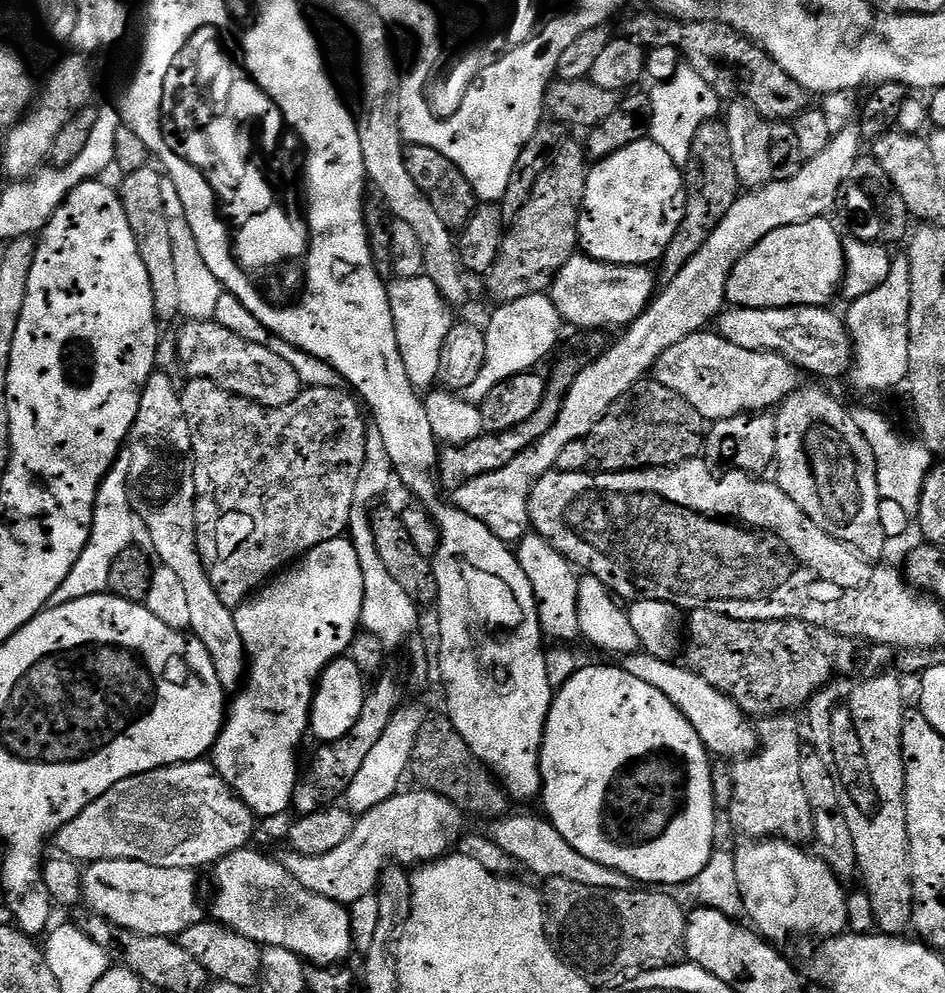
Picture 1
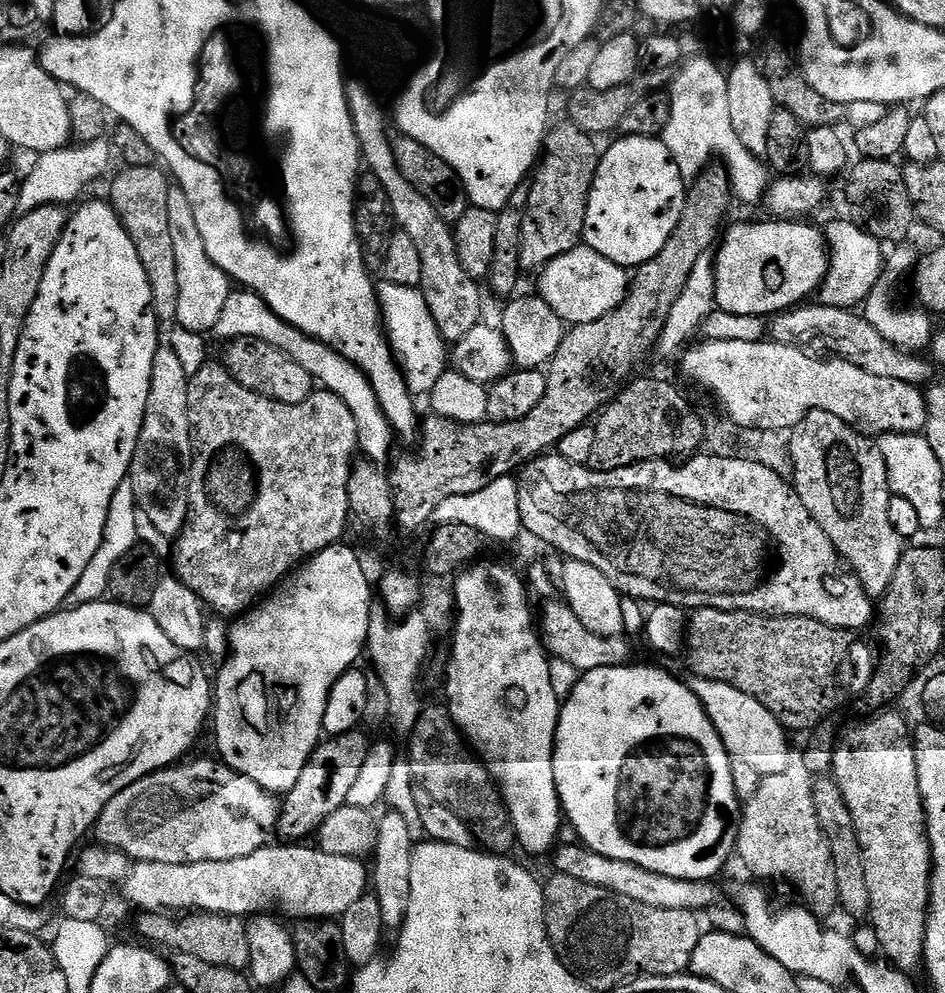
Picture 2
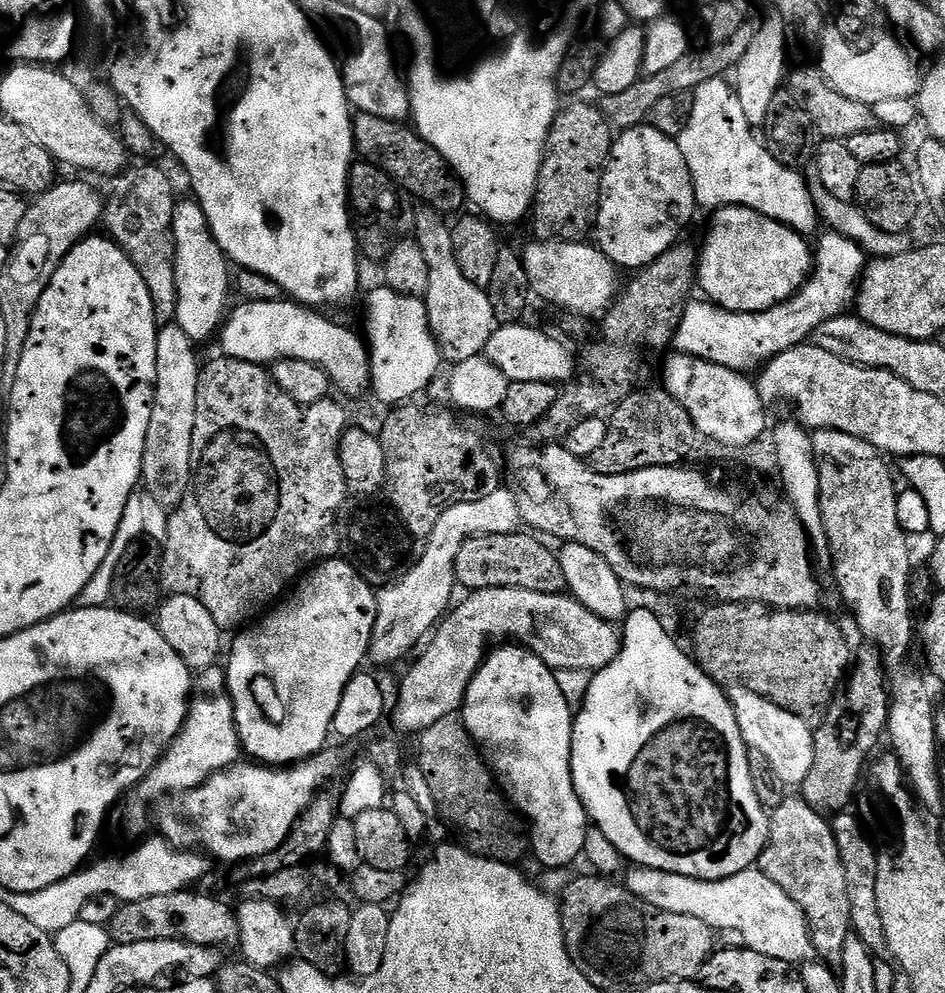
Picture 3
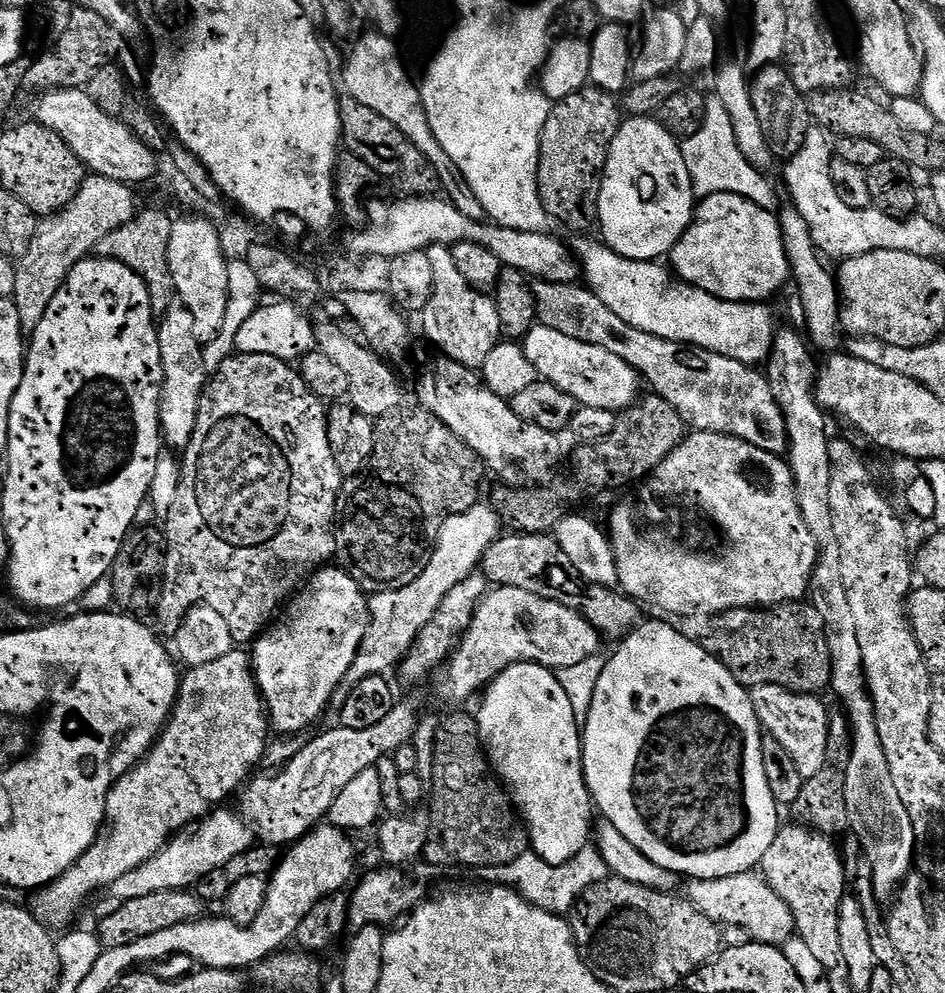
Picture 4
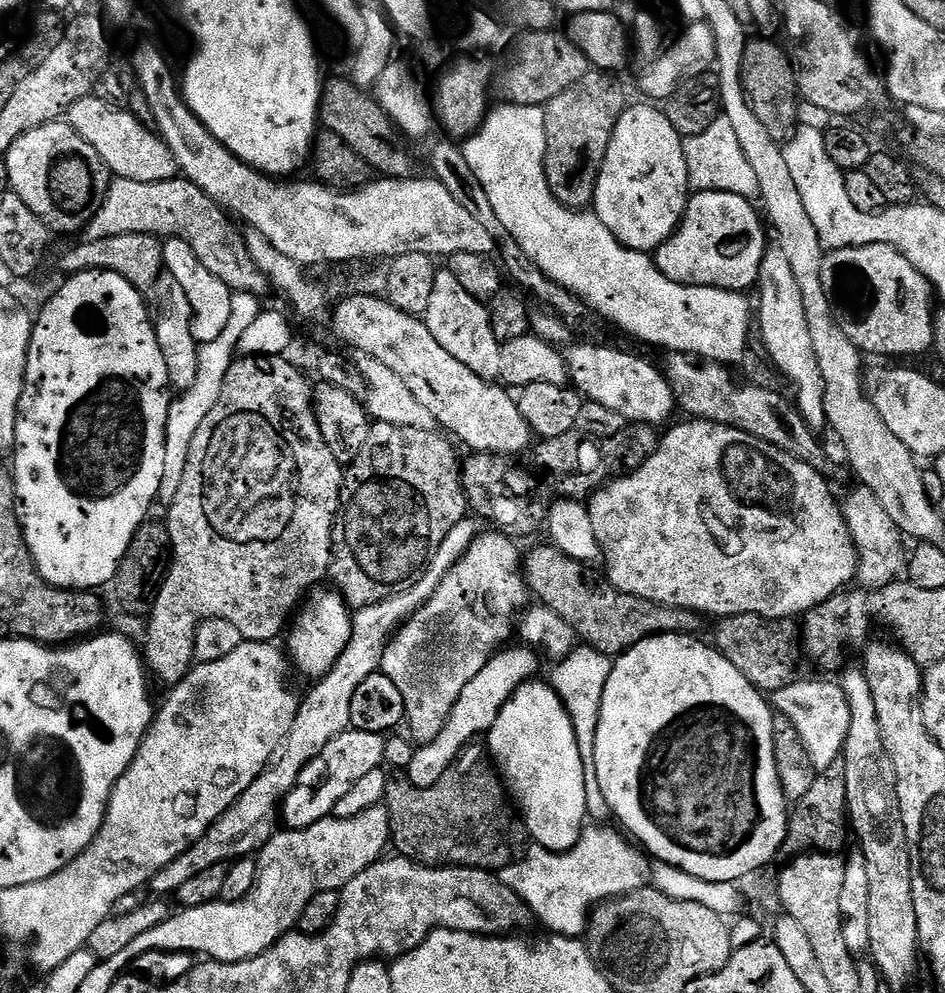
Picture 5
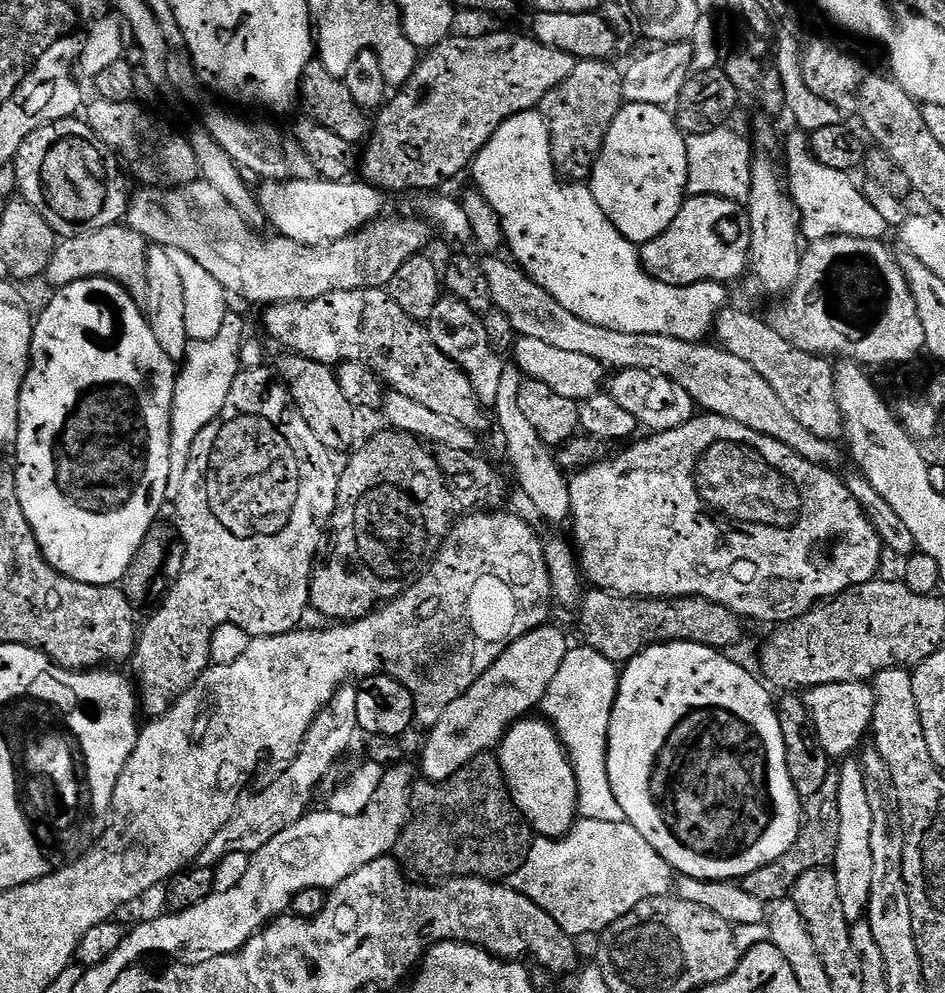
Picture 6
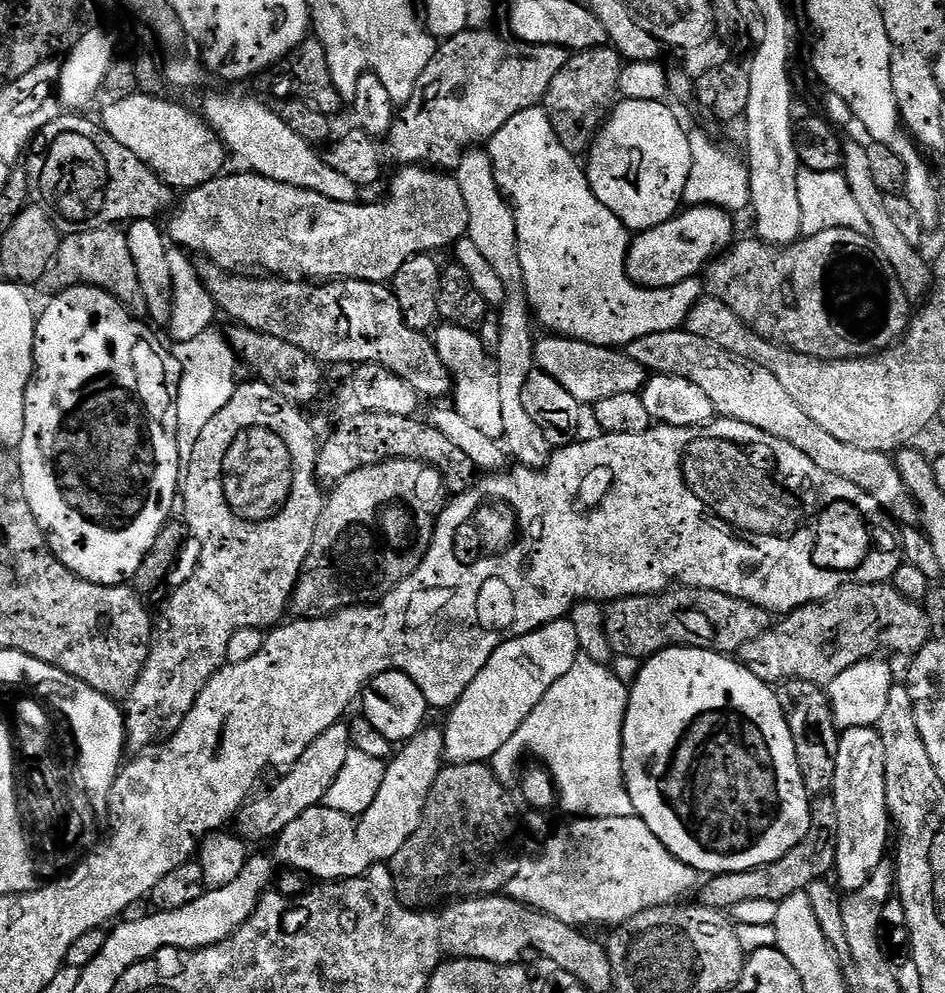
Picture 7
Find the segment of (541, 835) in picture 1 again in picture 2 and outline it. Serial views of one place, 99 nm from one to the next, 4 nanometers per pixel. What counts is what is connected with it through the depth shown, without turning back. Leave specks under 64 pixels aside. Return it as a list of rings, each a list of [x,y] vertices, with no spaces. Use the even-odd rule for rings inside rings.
[[[561,843],[555,849],[555,871],[562,876],[578,878],[578,882],[590,882],[590,886],[602,886],[602,890],[610,890],[614,894],[622,894],[622,898],[634,898],[634,902],[642,902],[642,906],[658,906],[662,910],[690,910],[699,913],[713,907],[712,884],[699,880],[679,880],[666,874],[654,874],[642,866],[634,866],[630,862],[622,862],[618,858],[606,858],[593,852],[583,843]]]

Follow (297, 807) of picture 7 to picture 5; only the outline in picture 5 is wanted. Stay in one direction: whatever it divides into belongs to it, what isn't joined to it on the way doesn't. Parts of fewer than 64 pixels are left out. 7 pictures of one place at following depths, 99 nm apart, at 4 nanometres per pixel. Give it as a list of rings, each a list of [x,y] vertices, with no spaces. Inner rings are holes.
[[[466,518],[458,522],[458,526],[450,530],[450,534],[446,534],[442,546],[438,546],[438,550],[432,555],[432,561],[416,584],[410,586],[410,590],[396,594],[394,598],[386,598],[386,602],[355,609],[352,633],[346,650],[342,650],[332,669],[311,685],[308,697],[303,697],[294,718],[294,726],[290,726],[290,734],[280,745],[278,755],[265,767],[264,773],[254,778],[254,782],[250,782],[250,786],[235,800],[230,810],[226,810],[226,814],[222,814],[222,818],[218,818],[218,822],[214,822],[210,830],[206,830],[206,834],[202,834],[202,838],[198,838],[198,842],[194,842],[190,850],[186,850],[186,854],[174,858],[174,862],[154,874],[150,888],[156,891],[153,893],[157,897],[164,898],[175,894],[178,886],[182,886],[189,878],[194,878],[194,874],[207,870],[209,866],[228,864],[259,853],[264,844],[276,835],[276,820],[278,824],[278,813],[281,811],[284,796],[296,784],[296,779],[302,774],[305,766],[331,740],[338,738],[338,734],[349,731],[350,702],[354,698],[354,690],[358,690],[358,686],[362,686],[366,678],[380,671],[382,654],[388,641],[395,636],[396,629],[406,623],[432,597],[442,578],[446,578],[448,571],[464,557],[468,547],[476,541],[478,529],[475,523],[477,524],[475,519]]]

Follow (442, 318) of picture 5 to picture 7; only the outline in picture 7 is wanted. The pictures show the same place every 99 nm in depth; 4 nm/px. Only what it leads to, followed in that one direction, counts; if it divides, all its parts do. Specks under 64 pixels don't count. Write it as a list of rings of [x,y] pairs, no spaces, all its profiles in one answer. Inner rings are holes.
[[[441,323],[434,332],[434,343],[442,366],[452,376],[451,403],[467,424],[474,426],[487,438],[499,441],[502,430],[502,401],[498,390],[498,370],[496,361],[484,351],[479,335],[471,328],[459,328],[457,324]]]

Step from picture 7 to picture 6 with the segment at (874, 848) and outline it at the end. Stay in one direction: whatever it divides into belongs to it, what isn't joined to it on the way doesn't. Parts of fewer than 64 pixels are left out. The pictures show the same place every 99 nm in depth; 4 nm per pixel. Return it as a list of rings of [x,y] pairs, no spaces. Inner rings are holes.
[[[848,758],[841,764],[844,765],[841,766],[840,773],[838,773],[840,837],[838,838],[838,854],[834,871],[838,878],[838,895],[842,901],[842,910],[849,924],[853,925],[865,919],[870,898],[870,884],[873,881],[873,851],[870,850],[871,814],[859,759]]]

